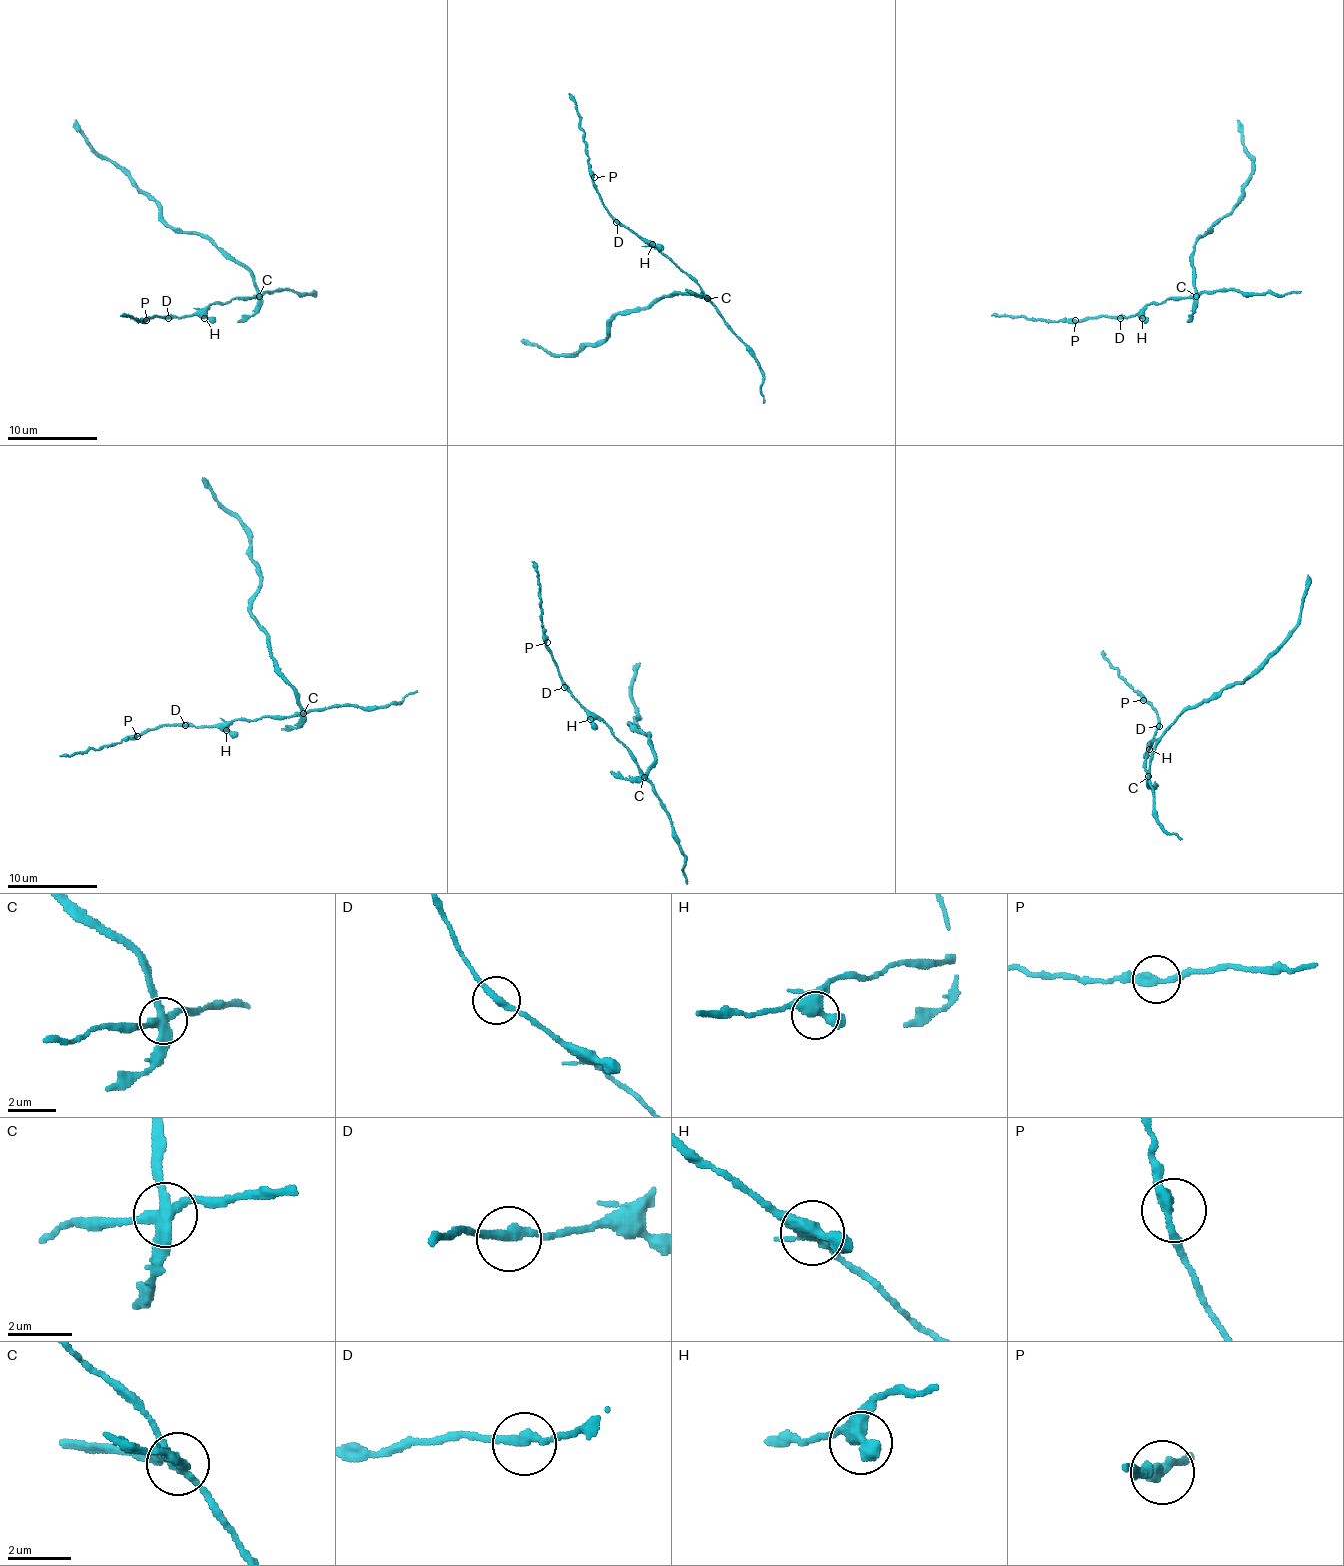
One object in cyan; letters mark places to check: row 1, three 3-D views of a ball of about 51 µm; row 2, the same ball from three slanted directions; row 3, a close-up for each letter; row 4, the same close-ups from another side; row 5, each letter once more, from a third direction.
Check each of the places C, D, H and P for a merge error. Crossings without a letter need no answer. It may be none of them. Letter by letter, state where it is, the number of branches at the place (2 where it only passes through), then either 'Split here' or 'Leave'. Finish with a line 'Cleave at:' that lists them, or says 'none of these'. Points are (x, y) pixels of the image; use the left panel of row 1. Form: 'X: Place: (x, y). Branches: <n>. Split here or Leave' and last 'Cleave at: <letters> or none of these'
C: Place: (259, 296). Branches: 4. Split here
D: Place: (168, 318). Branches: 2. Leave
H: Place: (204, 318). Branches: 4. Leave
P: Place: (146, 320). Branches: 2. Leave
Cleave at: C

